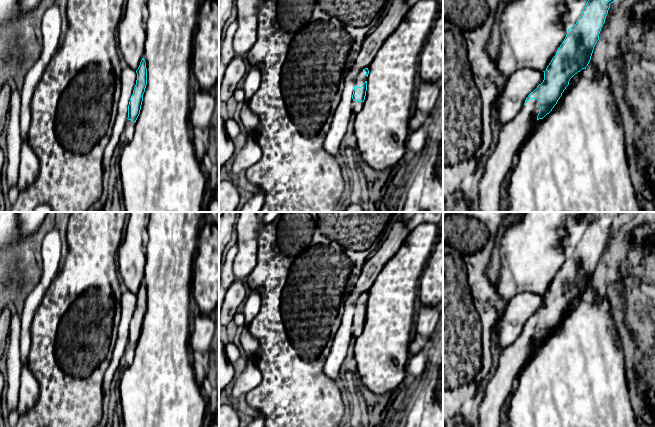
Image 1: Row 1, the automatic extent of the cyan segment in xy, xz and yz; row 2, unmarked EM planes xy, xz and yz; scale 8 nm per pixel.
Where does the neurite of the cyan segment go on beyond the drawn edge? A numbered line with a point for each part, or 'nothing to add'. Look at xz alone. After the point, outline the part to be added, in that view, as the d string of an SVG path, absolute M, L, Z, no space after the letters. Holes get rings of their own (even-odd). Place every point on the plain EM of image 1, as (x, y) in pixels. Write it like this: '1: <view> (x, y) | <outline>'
1: xz (361, 302) | M361 294L356 301L355 309L361 311L367 305L366 296Z

